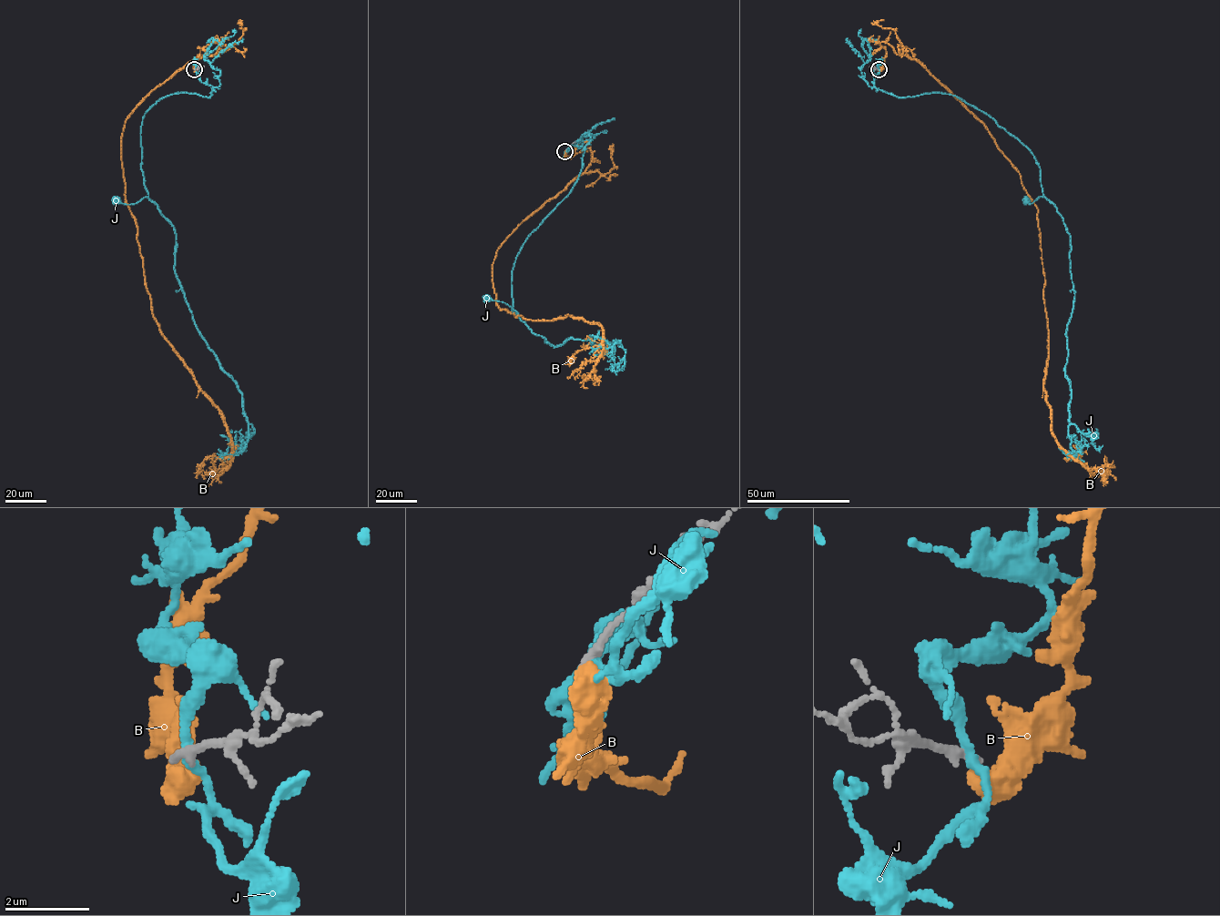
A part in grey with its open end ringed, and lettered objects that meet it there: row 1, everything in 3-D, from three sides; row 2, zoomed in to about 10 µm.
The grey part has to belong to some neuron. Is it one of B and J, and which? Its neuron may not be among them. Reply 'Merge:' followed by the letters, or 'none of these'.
Merge: none of these

